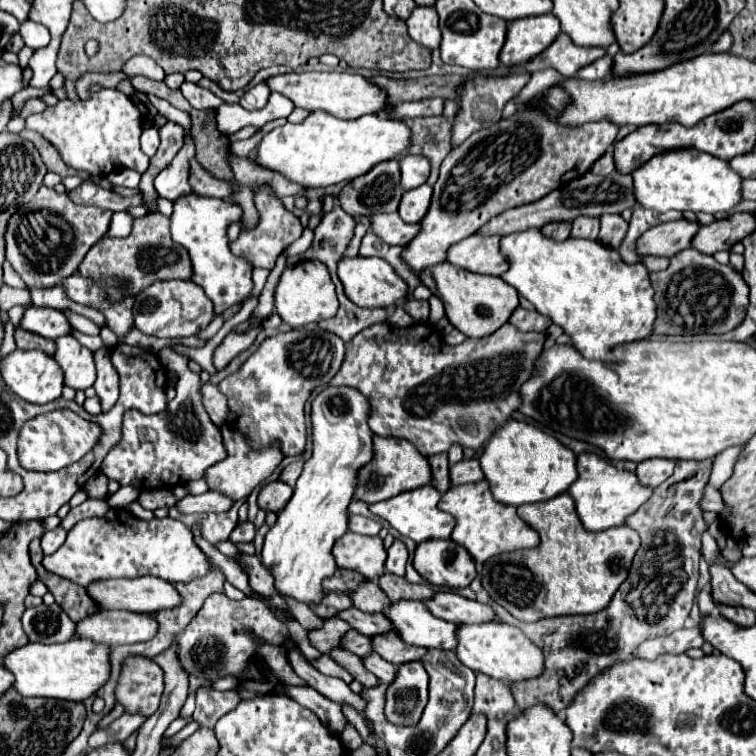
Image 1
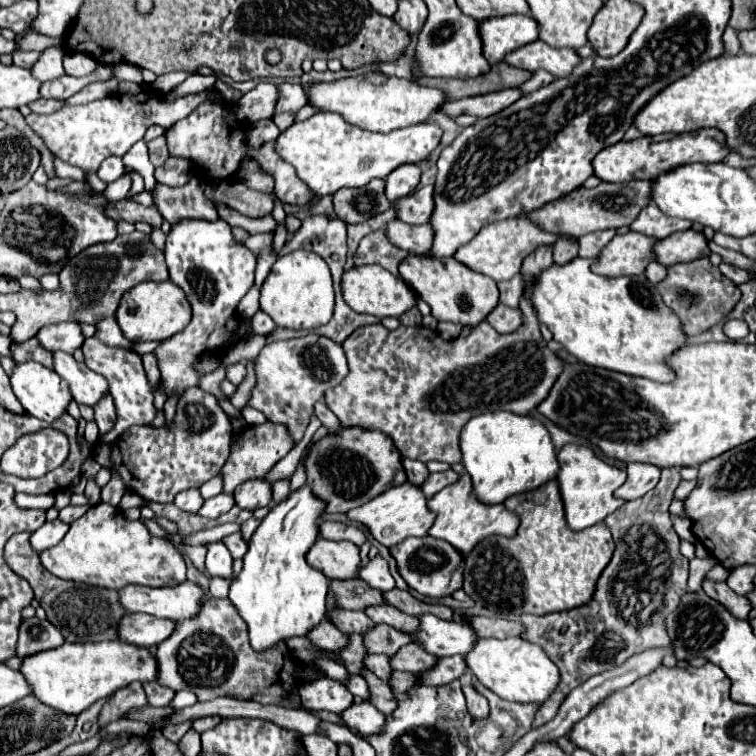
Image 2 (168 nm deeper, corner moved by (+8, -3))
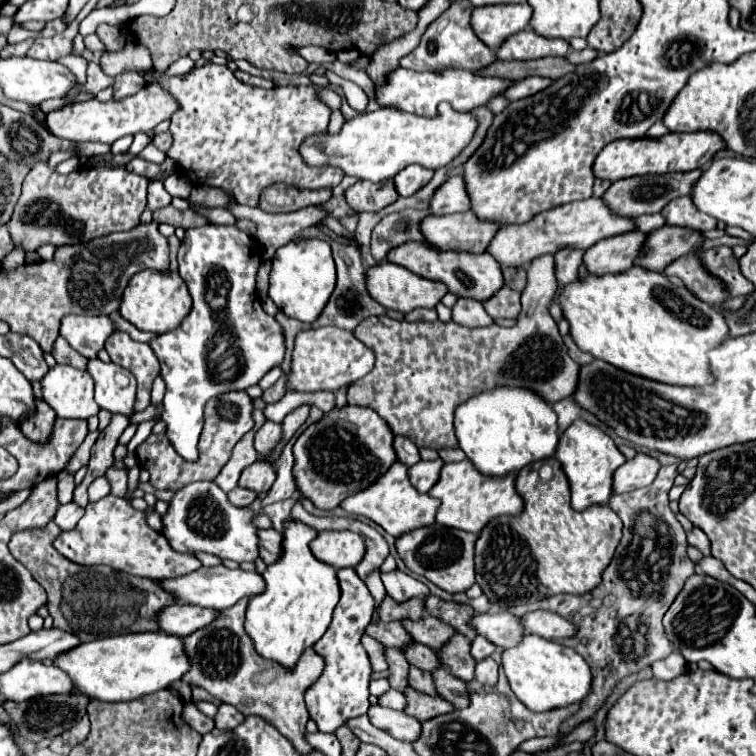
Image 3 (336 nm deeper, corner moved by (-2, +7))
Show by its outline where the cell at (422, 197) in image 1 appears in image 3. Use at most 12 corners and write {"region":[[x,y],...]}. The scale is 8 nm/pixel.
{"region":[[450,176],[436,190],[434,214],[470,210],[470,196],[462,176]]}

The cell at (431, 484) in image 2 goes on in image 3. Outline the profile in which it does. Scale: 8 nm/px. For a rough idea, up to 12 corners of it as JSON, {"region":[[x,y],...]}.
{"region":[[442,460],[418,462],[408,468],[418,492],[438,480]]}

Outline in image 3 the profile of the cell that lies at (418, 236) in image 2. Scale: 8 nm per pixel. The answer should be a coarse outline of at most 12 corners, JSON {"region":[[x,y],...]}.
{"region":[[472,212],[428,216],[422,234],[440,250],[486,252],[502,224]]}

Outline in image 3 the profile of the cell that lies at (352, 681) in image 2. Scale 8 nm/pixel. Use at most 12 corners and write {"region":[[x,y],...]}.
{"region":[[390,690],[378,698],[378,704],[392,710],[406,708],[406,696]]}

